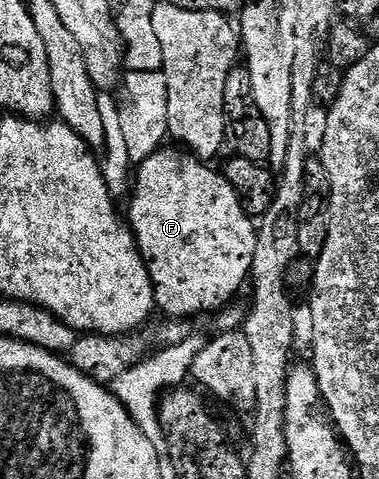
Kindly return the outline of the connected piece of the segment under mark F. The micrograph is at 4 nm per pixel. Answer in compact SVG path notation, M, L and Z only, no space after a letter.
M159 148L145 162L136 166L131 181L127 221L131 226L133 240L137 243L137 250L148 264L156 308L162 309L165 312L162 314L173 319L193 319L196 313L207 313L211 309L217 311L230 304L236 298L233 296L240 291L241 284L250 280L258 226L254 219L252 221L245 214L241 206L242 198L224 172L217 170L216 173L212 164L180 148L167 148Z

